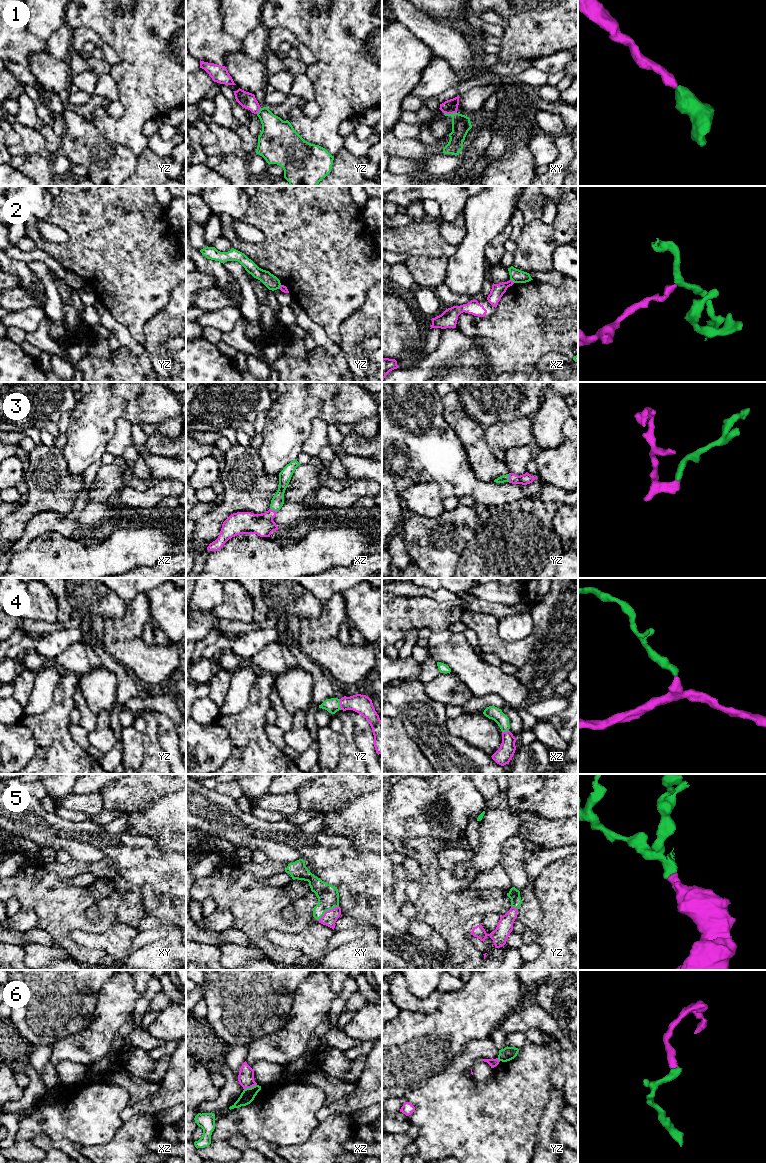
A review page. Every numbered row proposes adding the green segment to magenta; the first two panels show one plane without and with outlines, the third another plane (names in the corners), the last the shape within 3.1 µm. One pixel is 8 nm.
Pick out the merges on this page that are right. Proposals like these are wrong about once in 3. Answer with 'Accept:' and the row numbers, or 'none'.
Accept: 1, 3, 4, 5

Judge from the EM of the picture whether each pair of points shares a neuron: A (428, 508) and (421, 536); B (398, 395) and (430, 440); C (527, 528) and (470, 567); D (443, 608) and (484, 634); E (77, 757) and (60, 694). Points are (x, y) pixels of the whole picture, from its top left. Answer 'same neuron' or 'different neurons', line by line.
A: different neurons
B: same neuron
C: same neuron
D: different neurons
E: same neuron

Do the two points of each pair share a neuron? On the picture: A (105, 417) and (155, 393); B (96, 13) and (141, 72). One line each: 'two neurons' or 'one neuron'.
A: one neuron
B: one neuron

